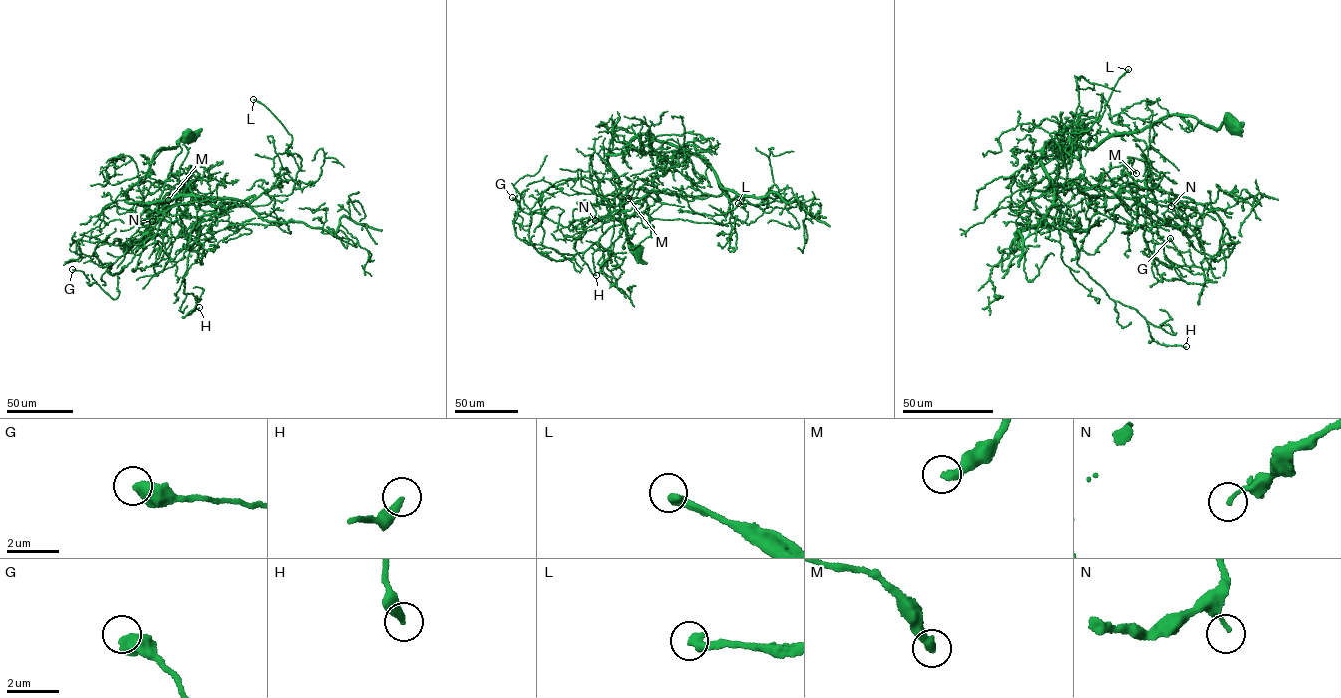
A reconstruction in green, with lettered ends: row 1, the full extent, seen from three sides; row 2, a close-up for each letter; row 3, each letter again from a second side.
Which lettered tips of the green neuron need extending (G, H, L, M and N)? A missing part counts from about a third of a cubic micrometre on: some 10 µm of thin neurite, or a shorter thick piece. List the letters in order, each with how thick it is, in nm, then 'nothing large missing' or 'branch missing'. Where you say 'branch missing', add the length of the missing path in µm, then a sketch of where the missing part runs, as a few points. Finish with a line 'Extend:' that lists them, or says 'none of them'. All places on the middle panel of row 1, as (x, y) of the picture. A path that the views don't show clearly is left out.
G: calibre 550 nm; nothing large missing
H: calibre 360 nm; nothing large missing
L: calibre 360 nm; branch missing; missing 120 µm
M: calibre 360 nm; nothing large missing
N: calibre 130 nm; nothing large missing
Extend: L

